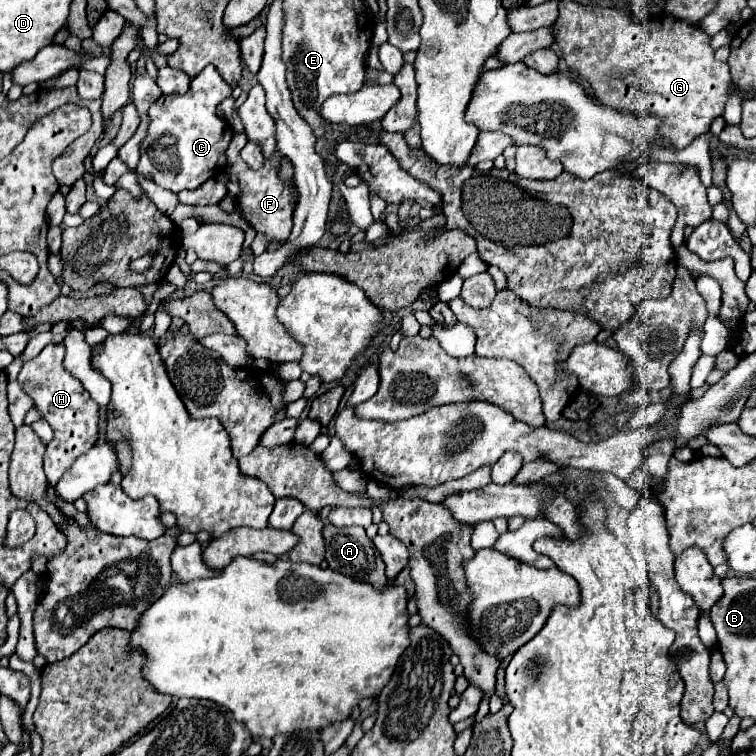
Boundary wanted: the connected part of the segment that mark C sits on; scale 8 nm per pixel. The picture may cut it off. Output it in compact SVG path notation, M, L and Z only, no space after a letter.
M206 66L196 78L190 80L190 88L186 94L172 94L172 96L160 96L150 108L148 108L148 134L140 142L140 162L136 166L136 172L144 178L150 178L158 186L180 192L184 188L194 190L202 186L208 178L214 176L218 168L227 163L226 150L233 136L230 125L218 116L218 104L231 96L232 87L227 84L214 66Z

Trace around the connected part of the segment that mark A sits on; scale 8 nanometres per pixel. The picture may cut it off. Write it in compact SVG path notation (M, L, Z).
M326 524L324 540L326 540L326 562L328 562L328 566L332 566L334 572L340 572L354 580L370 582L376 590L382 590L388 584L388 578L384 574L384 562L382 562L380 554L376 552L374 542L366 536L364 528L360 528L360 526L336 528L332 524Z

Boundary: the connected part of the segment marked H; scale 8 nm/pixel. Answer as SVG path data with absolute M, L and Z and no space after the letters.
M50 344L36 358L28 360L18 374L22 390L34 400L34 408L42 412L42 418L54 430L54 438L46 446L44 456L44 472L52 486L56 486L60 476L70 468L70 462L86 454L98 438L98 404L90 398L82 384L62 368L62 358L64 344Z

